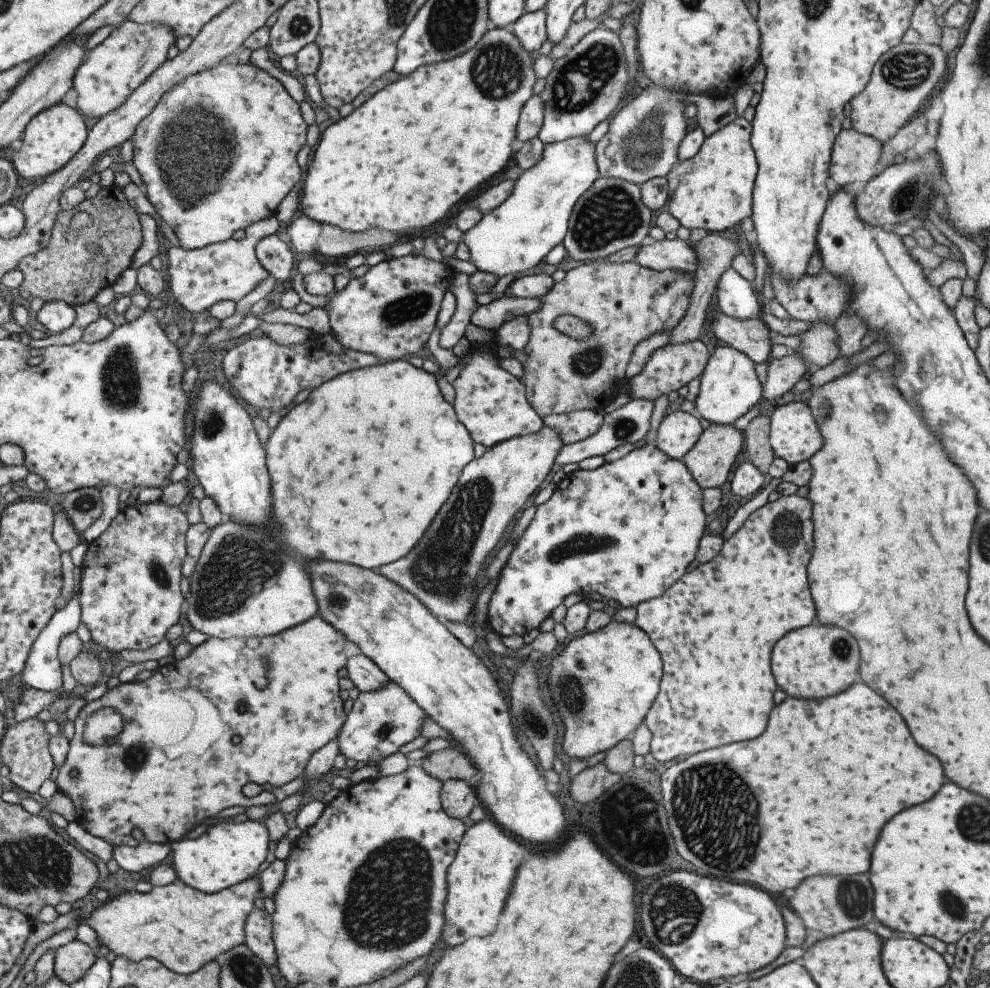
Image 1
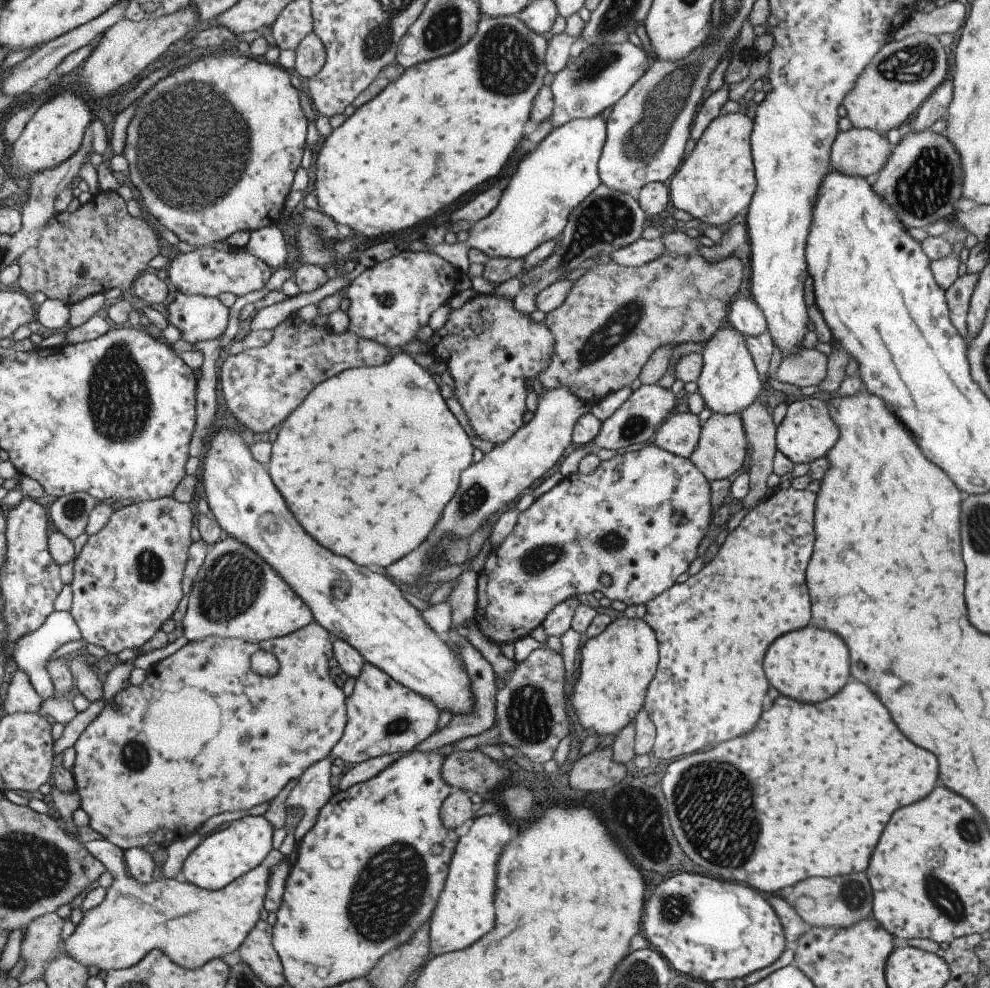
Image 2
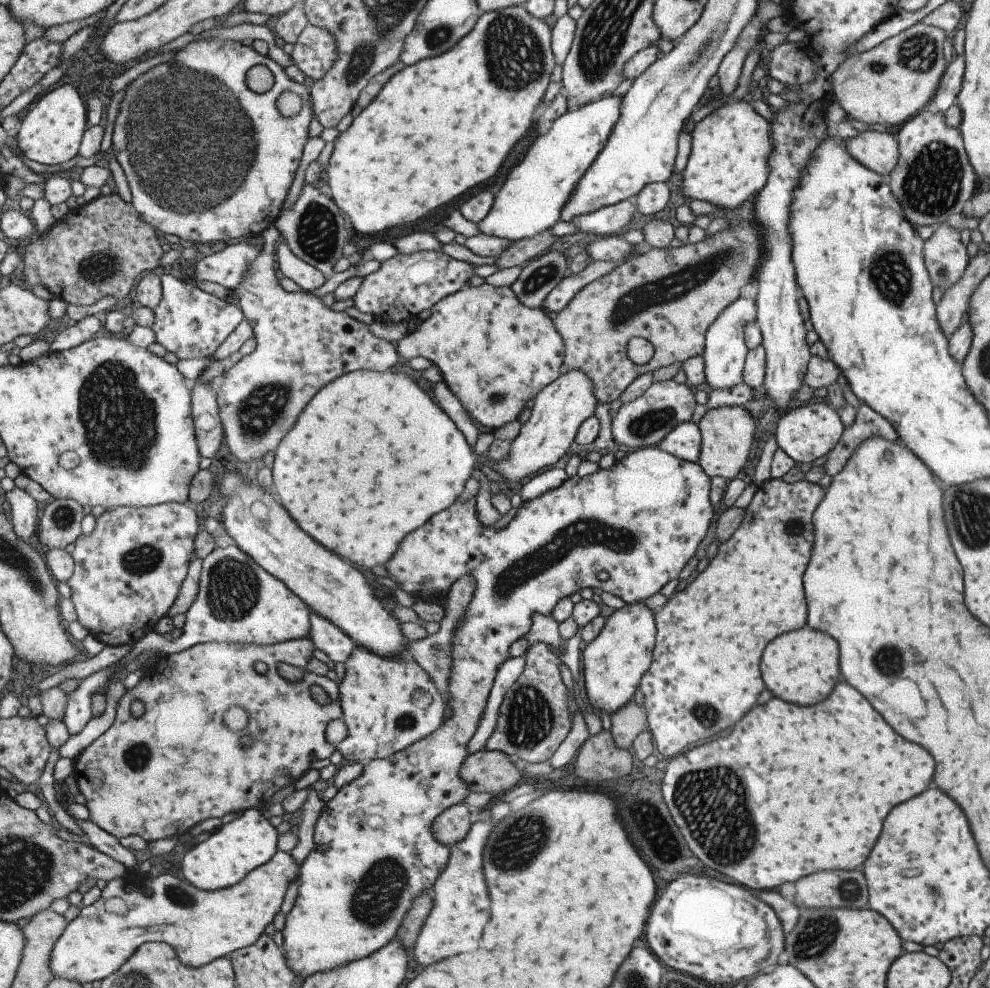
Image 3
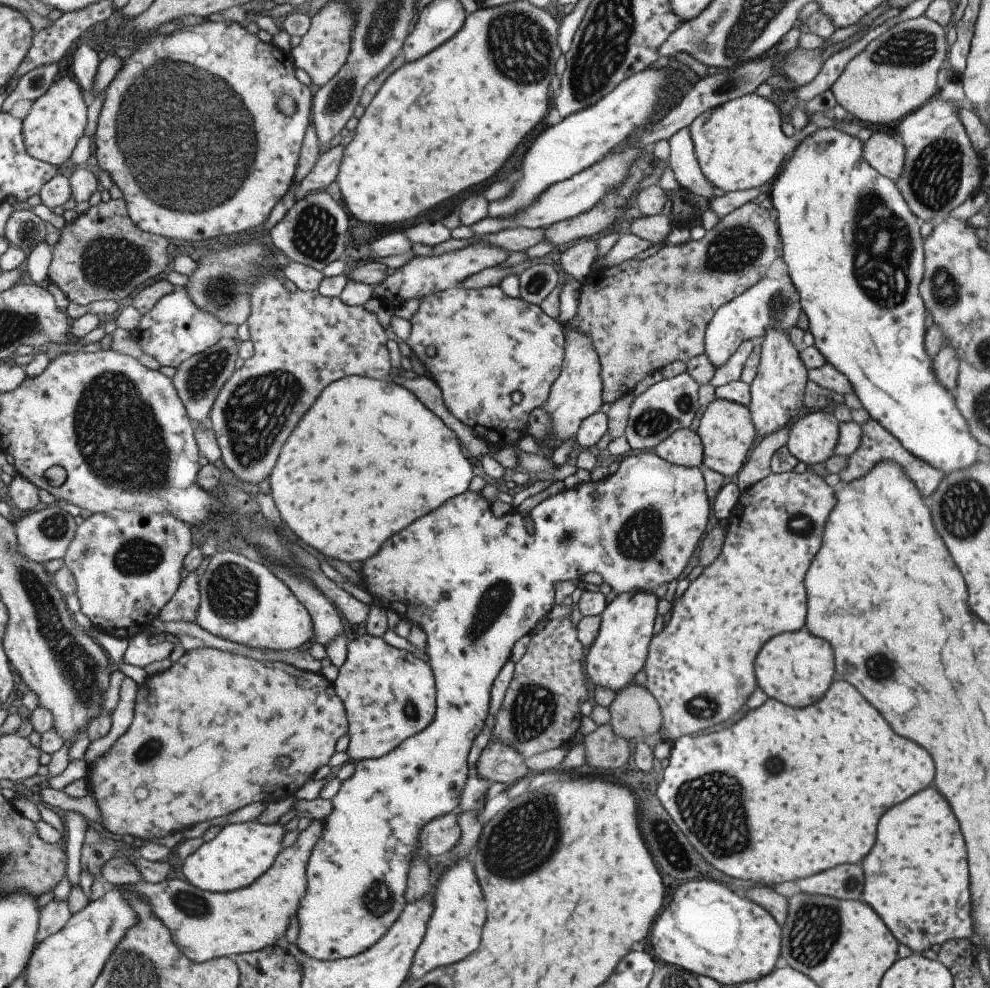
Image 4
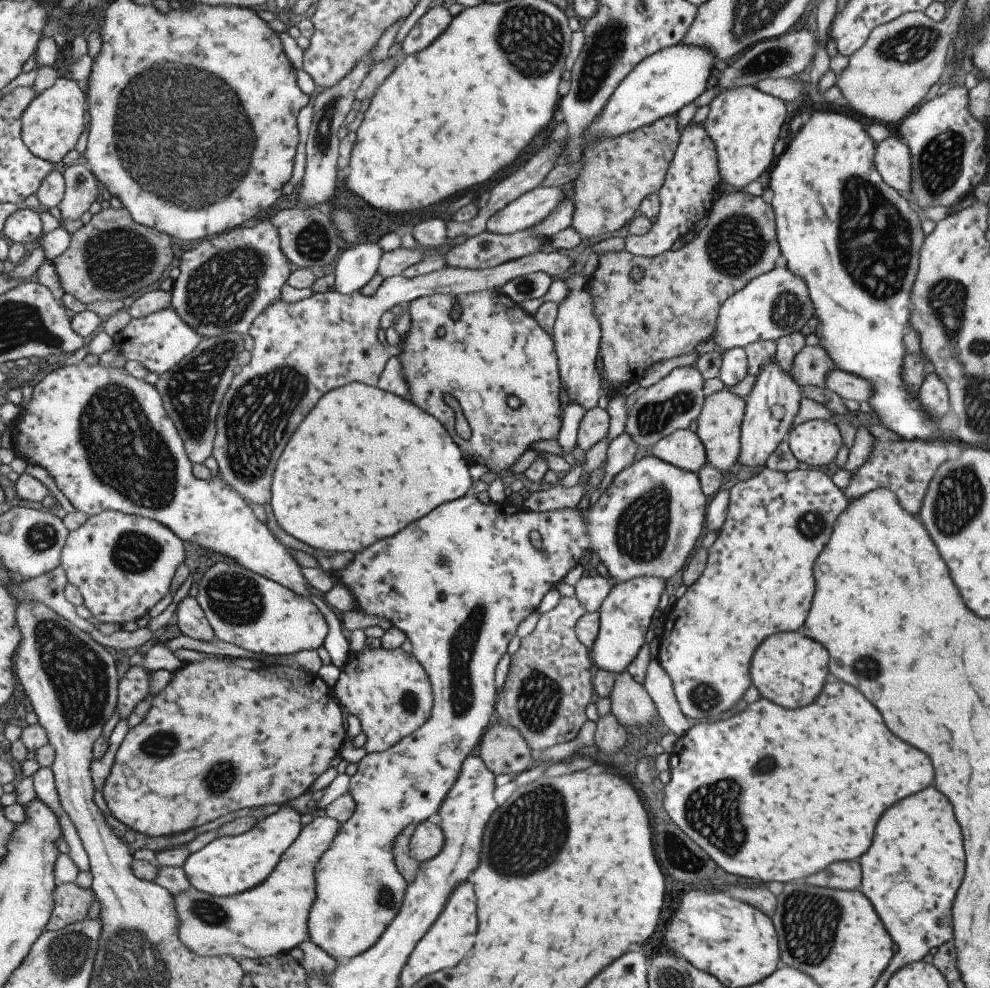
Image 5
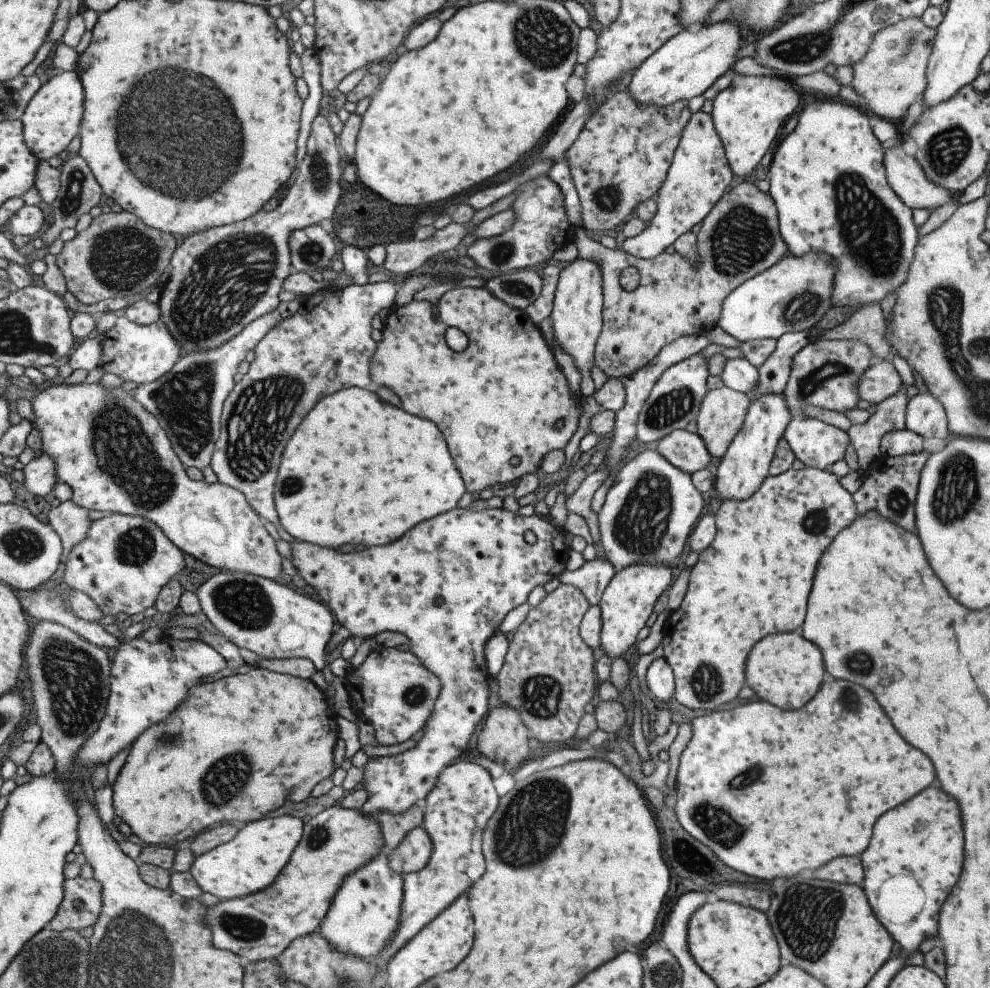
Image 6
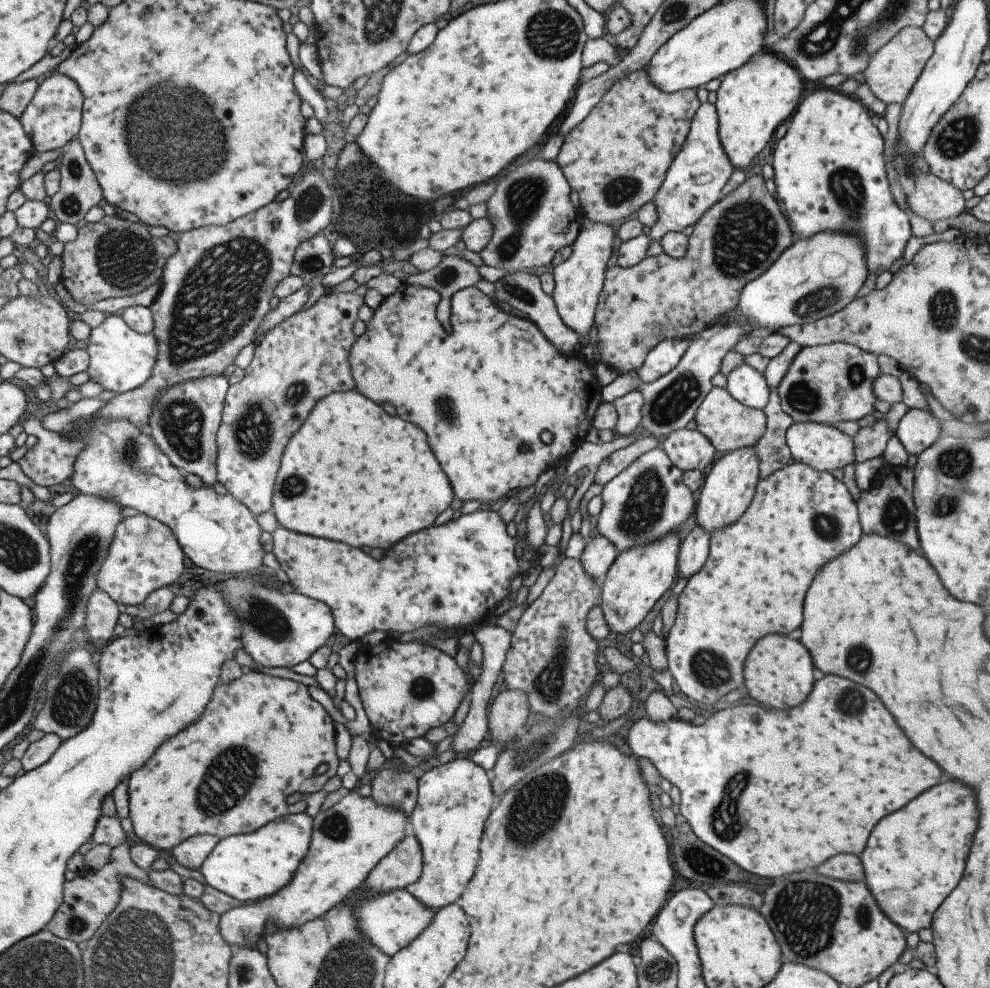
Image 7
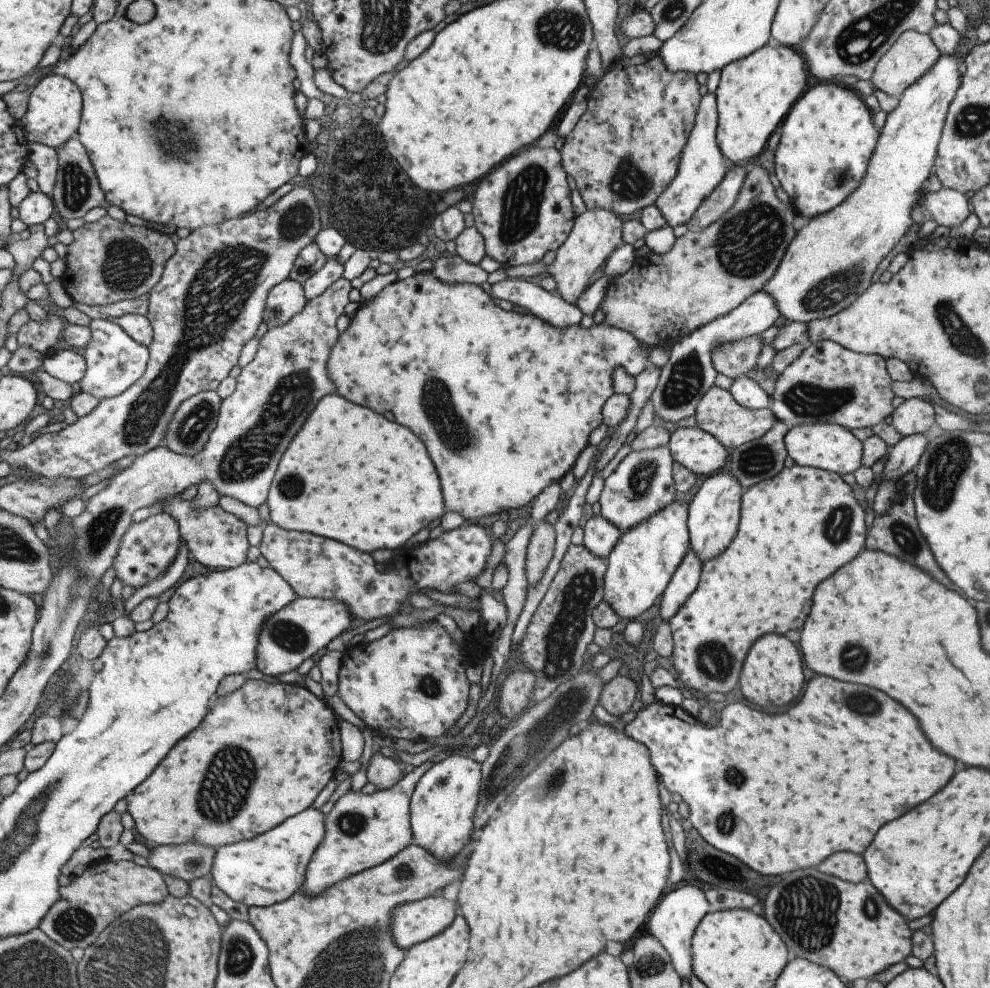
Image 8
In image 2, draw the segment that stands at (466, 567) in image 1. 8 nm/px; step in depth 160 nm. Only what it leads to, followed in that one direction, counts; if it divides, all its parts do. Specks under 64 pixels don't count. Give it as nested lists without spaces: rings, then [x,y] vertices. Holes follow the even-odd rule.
[[[531,379],[531,381],[528,382],[528,385],[531,386],[533,391],[535,391],[536,394],[536,408],[533,412],[532,418],[526,423],[522,424],[506,441],[503,441],[502,443],[499,443],[498,445],[495,445],[495,447],[490,451],[487,452],[487,454],[483,454],[482,459],[477,463],[471,463],[465,470],[461,471],[457,490],[455,491],[455,494],[451,497],[451,500],[447,502],[447,504],[444,506],[444,509],[442,510],[441,516],[439,517],[439,520],[435,523],[434,528],[432,529],[432,532],[427,535],[427,538],[419,545],[417,548],[414,548],[411,552],[408,552],[404,557],[401,557],[399,560],[396,560],[394,563],[391,563],[389,566],[386,566],[386,568],[383,570],[385,574],[390,576],[390,578],[395,578],[395,580],[399,580],[399,582],[402,582],[404,584],[412,584],[412,586],[415,586],[418,582],[421,582],[418,580],[419,576],[421,574],[427,574],[429,572],[433,571],[433,568],[429,566],[429,564],[425,565],[424,562],[428,559],[426,558],[426,554],[443,538],[443,537],[457,537],[458,539],[465,539],[468,542],[469,536],[471,536],[471,533],[483,523],[487,523],[487,518],[491,518],[497,510],[503,510],[513,498],[517,498],[525,488],[529,488],[533,482],[537,482],[537,480],[541,480],[541,476],[561,458],[561,454],[565,452],[565,448],[569,446],[572,443],[572,432],[573,427],[575,426],[576,420],[585,413],[590,412],[590,405],[587,403],[584,403],[580,398],[577,398],[571,391],[568,391],[567,387],[557,387],[552,389],[544,389],[543,386],[541,386],[541,383],[538,381],[538,379]]]

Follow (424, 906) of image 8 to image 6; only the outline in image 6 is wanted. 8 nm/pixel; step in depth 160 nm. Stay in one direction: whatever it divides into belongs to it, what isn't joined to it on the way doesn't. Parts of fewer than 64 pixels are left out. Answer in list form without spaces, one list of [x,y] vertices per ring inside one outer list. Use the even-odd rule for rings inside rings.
[[[382,849],[370,863],[347,875],[334,895],[333,902],[318,928],[319,934],[330,942],[332,948],[363,958],[375,957],[398,927],[402,877],[388,867],[385,852]]]

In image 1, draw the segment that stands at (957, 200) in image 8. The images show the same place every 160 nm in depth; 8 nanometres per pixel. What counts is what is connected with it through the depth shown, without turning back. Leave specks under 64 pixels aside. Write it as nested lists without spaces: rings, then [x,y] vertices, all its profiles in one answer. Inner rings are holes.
[[[841,129],[832,144],[828,176],[840,187],[849,182],[865,184],[879,172],[876,166],[880,162],[881,153],[882,143],[876,138],[857,132],[855,129]]]

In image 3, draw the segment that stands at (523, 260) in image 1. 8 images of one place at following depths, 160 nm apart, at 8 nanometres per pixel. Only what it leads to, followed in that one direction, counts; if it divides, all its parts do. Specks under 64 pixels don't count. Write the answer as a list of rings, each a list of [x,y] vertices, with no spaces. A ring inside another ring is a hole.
[[[611,94],[607,98],[601,98],[595,102],[581,105],[573,110],[566,110],[561,116],[558,116],[551,123],[547,132],[538,135],[531,142],[521,162],[511,168],[503,185],[494,194],[493,202],[487,216],[477,223],[478,232],[510,240],[511,244],[519,239],[532,237],[538,232],[546,231],[559,221],[558,218],[562,206],[568,201],[569,195],[574,191],[581,175],[596,159],[599,152],[601,152],[611,129],[620,117],[621,99],[622,96]]]

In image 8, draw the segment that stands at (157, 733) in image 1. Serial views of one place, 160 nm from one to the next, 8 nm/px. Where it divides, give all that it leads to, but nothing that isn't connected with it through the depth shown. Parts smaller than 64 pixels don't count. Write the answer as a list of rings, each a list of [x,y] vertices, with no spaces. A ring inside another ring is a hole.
[[[249,679],[241,687],[241,690],[235,691],[235,694],[227,695],[225,698],[217,696],[213,700],[207,720],[203,720],[195,732],[191,732],[181,742],[178,742],[175,749],[171,751],[171,756],[167,755],[153,771],[153,774],[126,798],[127,810],[134,819],[136,829],[141,836],[158,845],[197,843],[217,850],[219,847],[254,839],[256,836],[277,828],[292,816],[311,808],[311,804],[315,804],[315,800],[319,800],[319,796],[323,796],[323,788],[327,788],[327,784],[331,784],[331,780],[335,780],[335,776],[339,776],[339,764],[343,764],[339,723],[339,716],[335,714],[327,700],[315,696],[315,692],[311,692],[304,686],[295,683],[268,684],[261,680]],[[215,756],[217,756],[217,792],[215,792],[215,772],[213,772]]]

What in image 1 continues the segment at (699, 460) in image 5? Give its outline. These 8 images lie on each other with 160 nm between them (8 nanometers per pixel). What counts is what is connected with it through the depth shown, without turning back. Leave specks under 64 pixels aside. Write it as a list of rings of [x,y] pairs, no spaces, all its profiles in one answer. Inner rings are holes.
[[[678,409],[662,418],[654,444],[665,456],[681,461],[703,430],[695,413]]]

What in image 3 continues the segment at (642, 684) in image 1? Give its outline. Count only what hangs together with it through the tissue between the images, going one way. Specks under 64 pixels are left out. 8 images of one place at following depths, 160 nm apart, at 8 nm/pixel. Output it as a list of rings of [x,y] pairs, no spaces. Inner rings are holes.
[[[642,602],[624,604],[604,619],[599,634],[581,652],[581,672],[591,706],[611,714],[631,701],[641,676],[649,668],[655,633],[654,613]]]

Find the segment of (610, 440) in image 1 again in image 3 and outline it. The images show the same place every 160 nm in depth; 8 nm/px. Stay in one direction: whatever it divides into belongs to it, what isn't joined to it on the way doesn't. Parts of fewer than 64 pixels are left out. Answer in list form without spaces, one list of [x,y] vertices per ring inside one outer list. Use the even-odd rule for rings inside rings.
[[[673,379],[666,381],[660,381],[657,383],[651,383],[649,388],[631,402],[622,404],[615,414],[615,417],[610,422],[610,429],[616,442],[616,446],[629,446],[632,449],[638,449],[641,447],[655,447],[658,442],[667,436],[668,432],[671,432],[672,428],[675,428],[678,424],[691,420],[691,414],[693,414],[693,408],[695,408],[694,394],[687,387],[685,383],[677,383]]]

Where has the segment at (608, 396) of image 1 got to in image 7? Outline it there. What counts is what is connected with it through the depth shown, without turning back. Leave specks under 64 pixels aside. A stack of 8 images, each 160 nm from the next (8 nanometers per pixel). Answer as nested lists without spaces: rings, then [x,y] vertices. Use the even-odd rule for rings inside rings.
[[[761,174],[749,176],[749,178],[746,178],[735,190],[721,197],[715,204],[712,204],[703,212],[699,220],[693,225],[691,234],[687,237],[686,249],[682,257],[671,258],[662,252],[656,256],[643,257],[643,260],[640,260],[631,267],[621,268],[616,264],[604,272],[603,284],[599,291],[594,312],[594,328],[592,333],[592,337],[601,342],[599,362],[604,362],[617,370],[619,374],[636,371],[642,365],[647,353],[656,344],[667,339],[686,339],[687,337],[692,337],[704,328],[713,325],[717,320],[721,320],[723,317],[727,316],[730,311],[734,310],[736,302],[740,297],[741,289],[748,282],[755,280],[762,272],[765,272],[765,270],[777,260],[777,257],[791,244],[792,230],[789,228],[785,217],[781,214],[778,202],[775,200],[774,196],[769,194],[767,189],[765,189],[763,181],[764,179],[761,177]]]

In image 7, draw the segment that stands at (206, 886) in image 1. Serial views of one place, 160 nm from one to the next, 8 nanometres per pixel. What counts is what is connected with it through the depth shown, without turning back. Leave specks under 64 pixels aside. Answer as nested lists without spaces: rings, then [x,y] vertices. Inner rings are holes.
[[[306,813],[278,818],[246,835],[221,839],[206,858],[200,872],[207,884],[239,900],[257,903],[276,895],[294,879],[299,865],[307,856],[313,838],[313,820]]]

